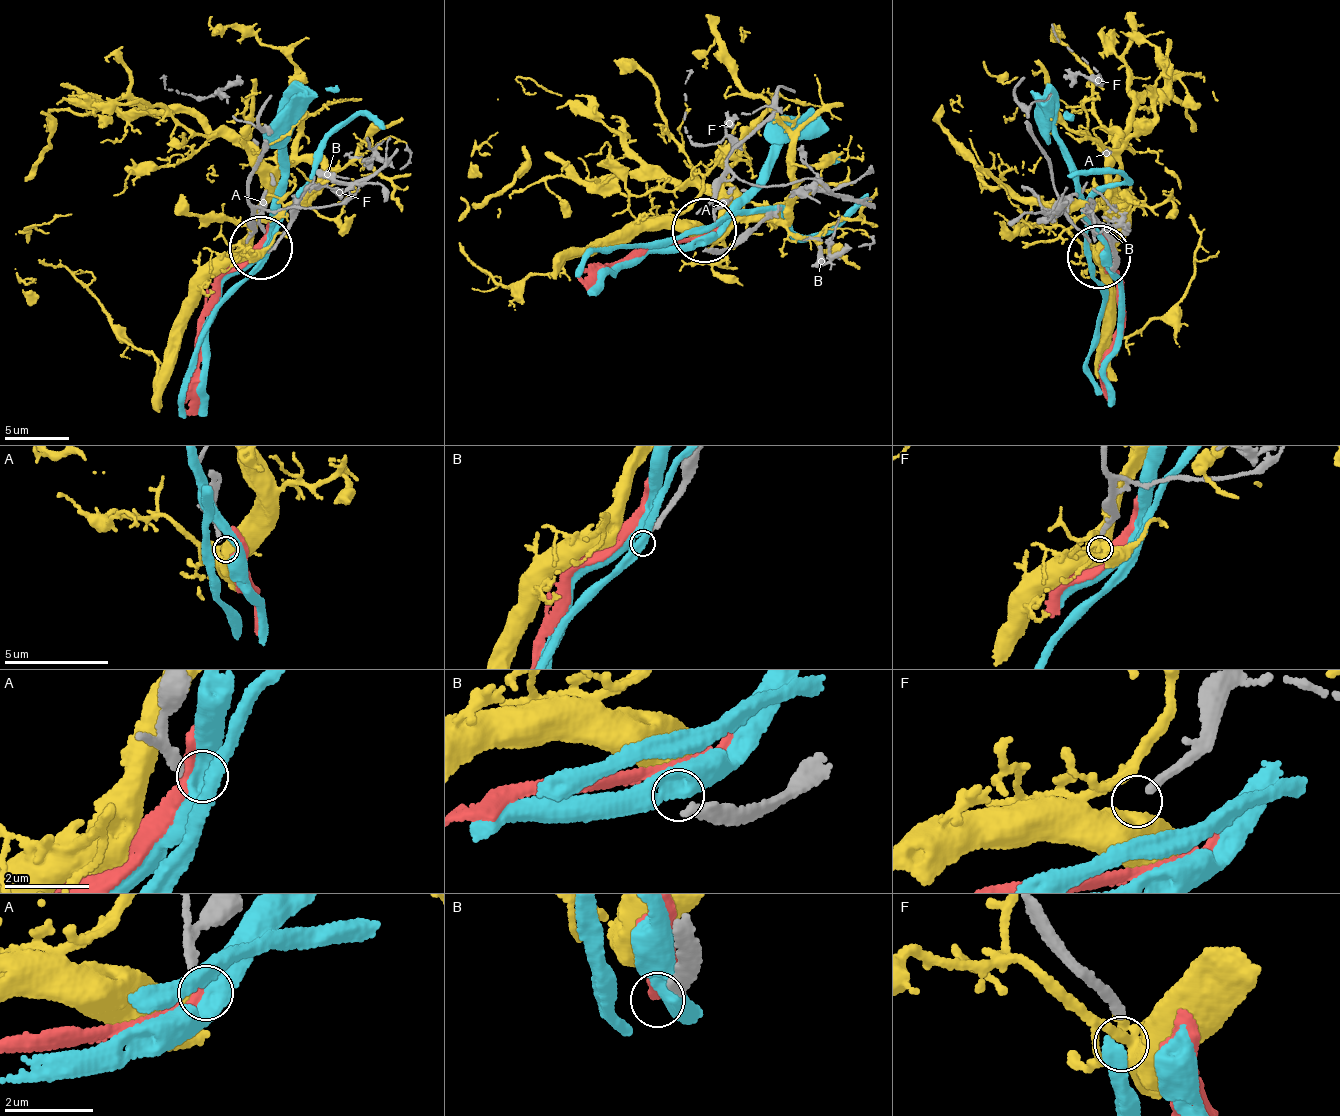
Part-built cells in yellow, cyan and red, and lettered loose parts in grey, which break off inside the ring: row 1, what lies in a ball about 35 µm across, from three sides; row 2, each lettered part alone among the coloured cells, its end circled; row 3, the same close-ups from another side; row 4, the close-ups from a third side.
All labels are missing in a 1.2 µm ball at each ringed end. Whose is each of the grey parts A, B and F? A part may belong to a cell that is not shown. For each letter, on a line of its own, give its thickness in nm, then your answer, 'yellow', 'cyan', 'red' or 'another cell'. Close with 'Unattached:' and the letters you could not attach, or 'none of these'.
A: calibre 160 nm; another cell
B: calibre 280 nm; another cell
F: calibre 200 nm; another cell
Unattached: A, B, F

